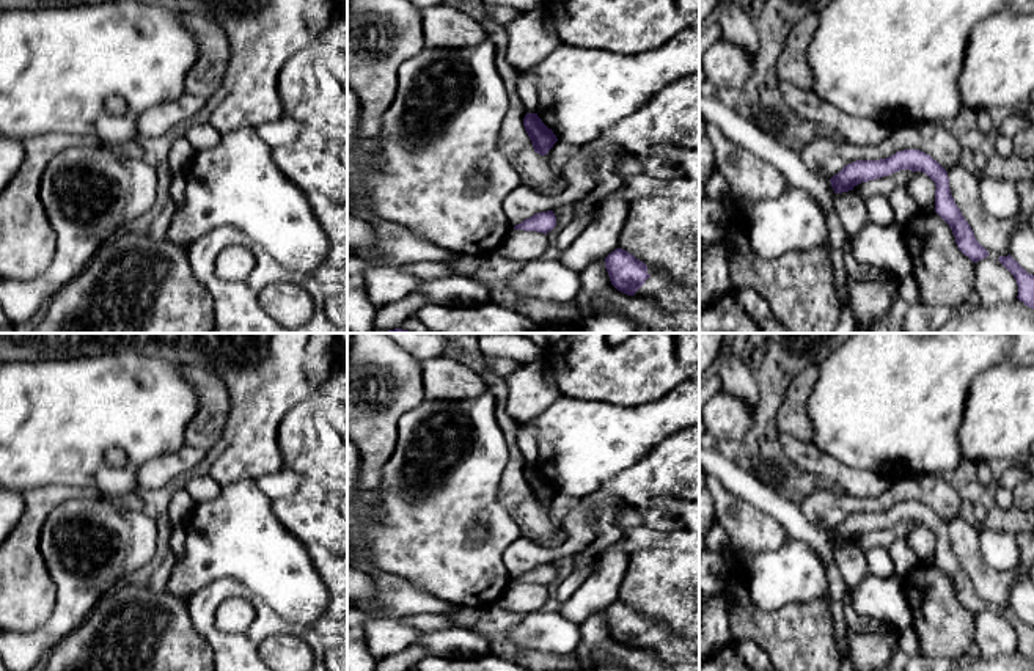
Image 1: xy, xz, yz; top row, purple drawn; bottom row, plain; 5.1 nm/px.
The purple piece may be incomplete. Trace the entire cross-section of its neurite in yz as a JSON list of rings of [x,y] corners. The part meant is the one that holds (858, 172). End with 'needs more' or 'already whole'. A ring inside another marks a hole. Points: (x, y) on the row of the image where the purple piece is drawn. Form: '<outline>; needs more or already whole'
[[[904,149],[880,160],[856,160],[845,165],[830,182],[834,193],[853,190],[855,185],[889,176],[900,170],[922,171],[935,182],[935,212],[949,225],[959,250],[973,262],[988,256],[988,251],[976,240],[974,233],[960,209],[951,189],[948,171],[929,154],[919,149]]]; already whole

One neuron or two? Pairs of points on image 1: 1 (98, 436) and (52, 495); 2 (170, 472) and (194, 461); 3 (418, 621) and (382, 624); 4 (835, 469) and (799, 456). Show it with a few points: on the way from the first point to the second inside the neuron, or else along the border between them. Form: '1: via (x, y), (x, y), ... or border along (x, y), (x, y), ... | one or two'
1: border along (85, 491), (76, 486), (36, 486), (22, 494) | two
2: via (176, 465), (187, 461) | one
3: border along (403, 618), (421, 632) | two
4: via (825, 469), (808, 458) | one

